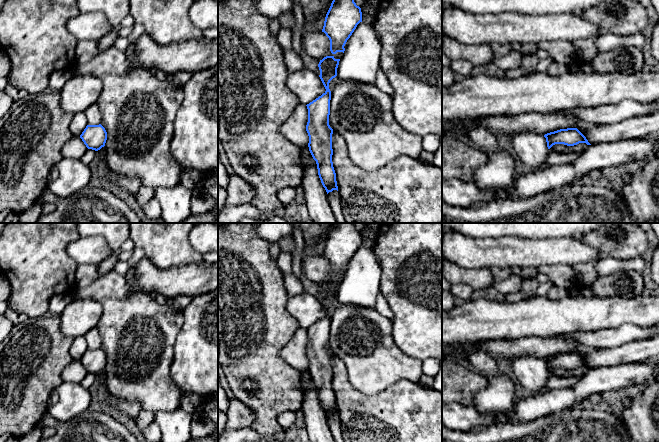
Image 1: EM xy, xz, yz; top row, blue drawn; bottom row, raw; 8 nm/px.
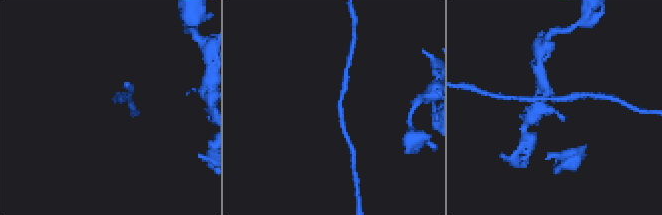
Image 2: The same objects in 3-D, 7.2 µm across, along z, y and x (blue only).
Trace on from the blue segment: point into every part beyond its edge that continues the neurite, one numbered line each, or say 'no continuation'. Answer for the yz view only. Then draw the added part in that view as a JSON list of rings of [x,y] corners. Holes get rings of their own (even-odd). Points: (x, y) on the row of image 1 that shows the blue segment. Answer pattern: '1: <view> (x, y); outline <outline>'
no continuation

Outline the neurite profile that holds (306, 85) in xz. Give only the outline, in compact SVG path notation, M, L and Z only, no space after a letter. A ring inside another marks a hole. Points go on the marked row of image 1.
M301 69L288 75L286 85L299 99L300 103L307 105L323 93L326 89L315 73Z

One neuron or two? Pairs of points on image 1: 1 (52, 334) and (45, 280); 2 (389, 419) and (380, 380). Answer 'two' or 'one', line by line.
1: two
2: two

